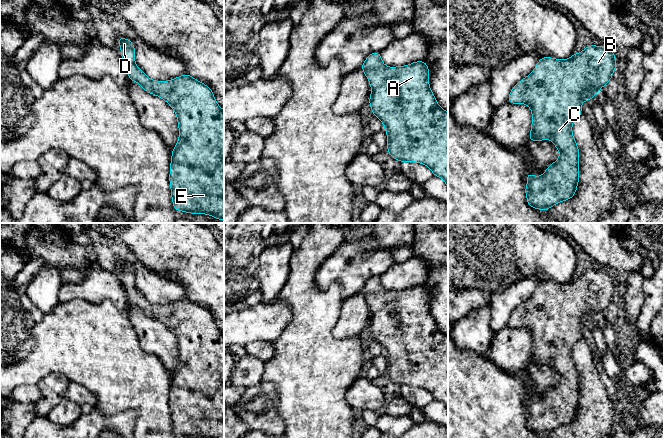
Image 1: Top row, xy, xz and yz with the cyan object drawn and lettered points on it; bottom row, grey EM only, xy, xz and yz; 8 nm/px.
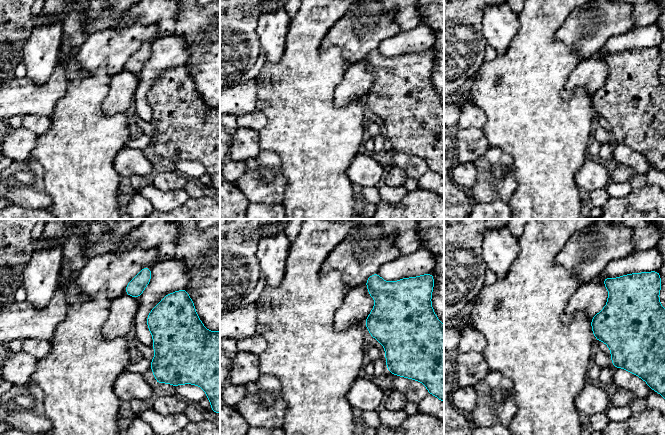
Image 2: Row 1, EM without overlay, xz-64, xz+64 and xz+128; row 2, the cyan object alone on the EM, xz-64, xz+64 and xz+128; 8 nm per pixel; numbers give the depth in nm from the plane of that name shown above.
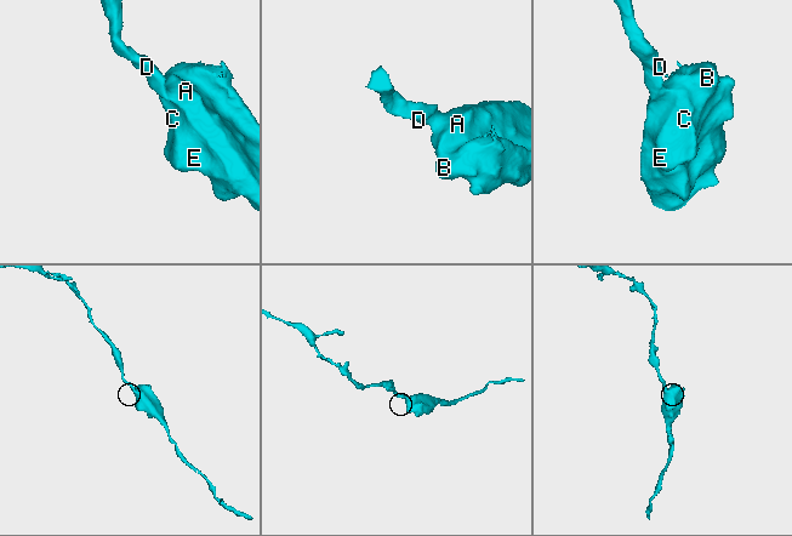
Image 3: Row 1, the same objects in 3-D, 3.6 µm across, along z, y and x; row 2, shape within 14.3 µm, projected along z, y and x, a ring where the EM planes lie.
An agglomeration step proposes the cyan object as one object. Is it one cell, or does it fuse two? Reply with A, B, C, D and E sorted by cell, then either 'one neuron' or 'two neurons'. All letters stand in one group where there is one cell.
groups A B C D E; one neuron

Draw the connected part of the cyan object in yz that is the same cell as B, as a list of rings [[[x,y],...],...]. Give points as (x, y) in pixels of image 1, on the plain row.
[[[589,269],[570,282],[559,284],[542,281],[532,297],[511,314],[508,326],[528,329],[532,335],[529,365],[551,364],[560,375],[560,381],[539,401],[527,396],[525,418],[529,430],[547,435],[561,425],[572,422],[579,406],[579,372],[572,358],[572,348],[582,339],[581,328],[593,323],[600,312],[611,303],[617,291],[616,281],[609,270]]]

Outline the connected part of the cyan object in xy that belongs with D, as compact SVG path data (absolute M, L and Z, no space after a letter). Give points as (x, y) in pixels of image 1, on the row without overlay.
M119 261L122 284L129 303L165 324L175 335L179 364L171 375L170 412L174 434L192 438L224 438L224 334L217 328L212 314L187 297L168 305L148 302L135 288L131 264Z

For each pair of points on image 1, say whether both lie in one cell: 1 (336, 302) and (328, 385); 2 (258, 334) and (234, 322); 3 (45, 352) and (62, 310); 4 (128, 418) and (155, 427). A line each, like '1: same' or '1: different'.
1: same
2: same
3: same
4: different

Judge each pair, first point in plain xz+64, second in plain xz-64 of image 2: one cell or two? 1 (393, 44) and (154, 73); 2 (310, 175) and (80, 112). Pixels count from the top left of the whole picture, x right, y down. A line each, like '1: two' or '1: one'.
1: one
2: one

